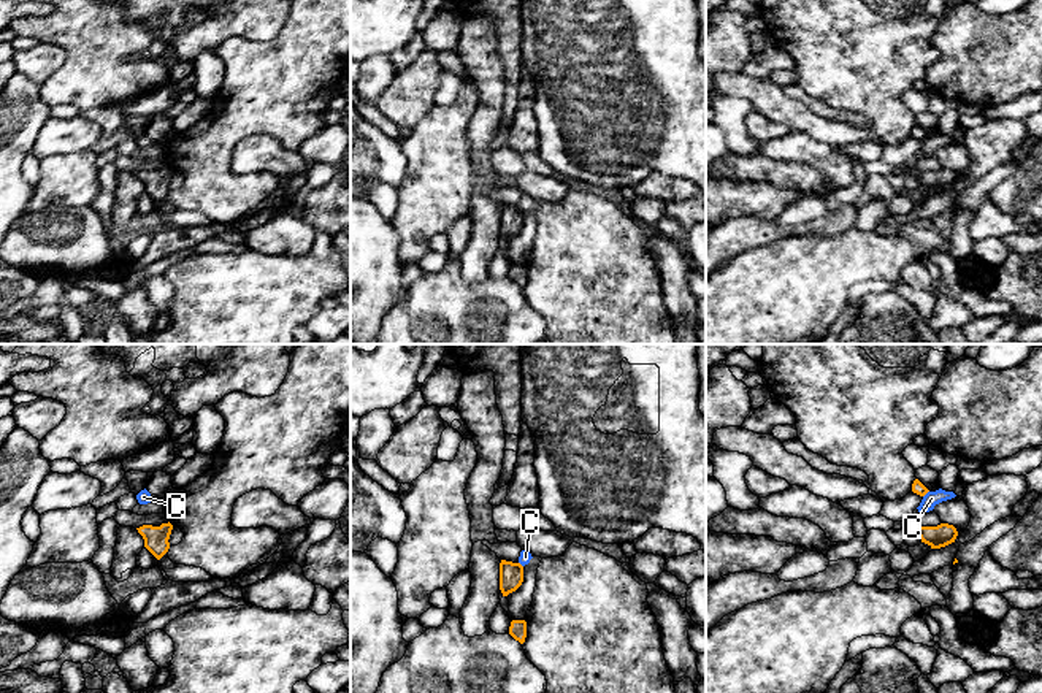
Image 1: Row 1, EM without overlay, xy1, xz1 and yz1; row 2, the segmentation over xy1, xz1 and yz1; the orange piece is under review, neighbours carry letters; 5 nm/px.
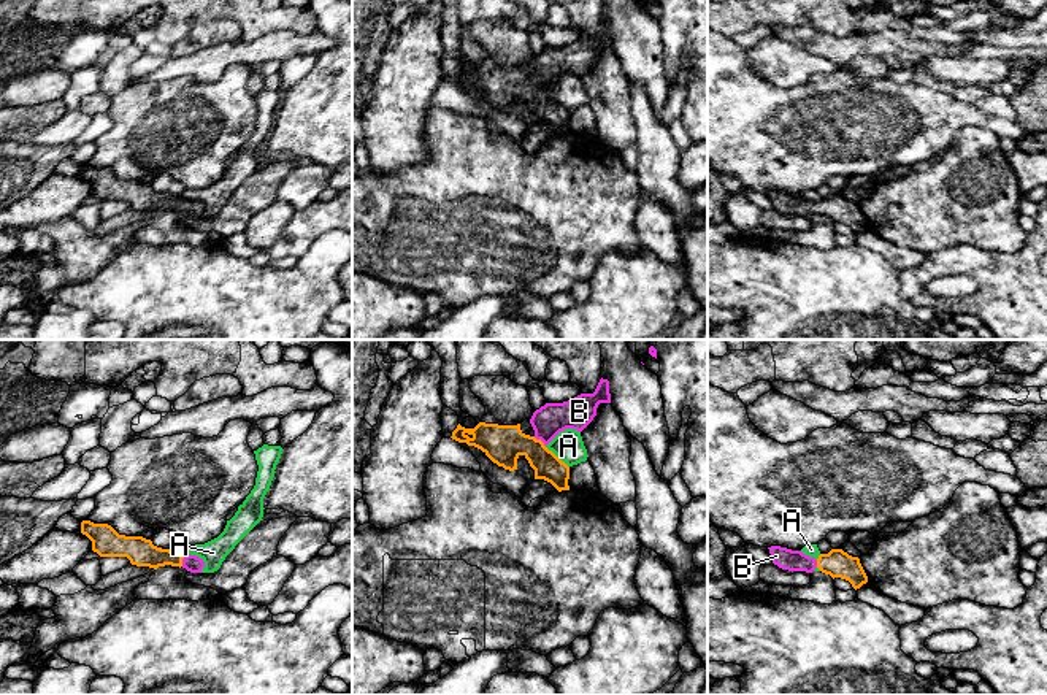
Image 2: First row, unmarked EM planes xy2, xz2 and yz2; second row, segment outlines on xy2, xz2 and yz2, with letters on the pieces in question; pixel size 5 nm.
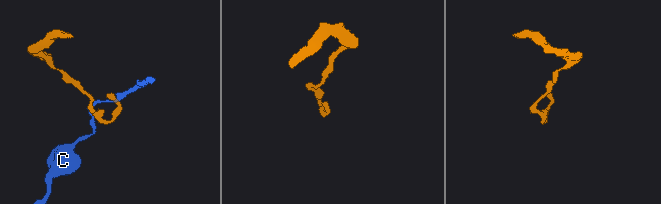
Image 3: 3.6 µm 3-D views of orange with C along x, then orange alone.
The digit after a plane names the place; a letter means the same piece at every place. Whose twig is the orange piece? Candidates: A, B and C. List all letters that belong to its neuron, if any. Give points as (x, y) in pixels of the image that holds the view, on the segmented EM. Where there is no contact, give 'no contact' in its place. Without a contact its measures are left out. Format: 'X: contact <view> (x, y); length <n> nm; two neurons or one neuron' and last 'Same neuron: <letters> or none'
A: contact xz2 (556, 456); length 170 nm; two neurons
B: contact xy2 (183, 557); length 80 nm; one neuron
C: contact yz1 (927, 492); length 50 nm; two neurons
Same neuron: B

